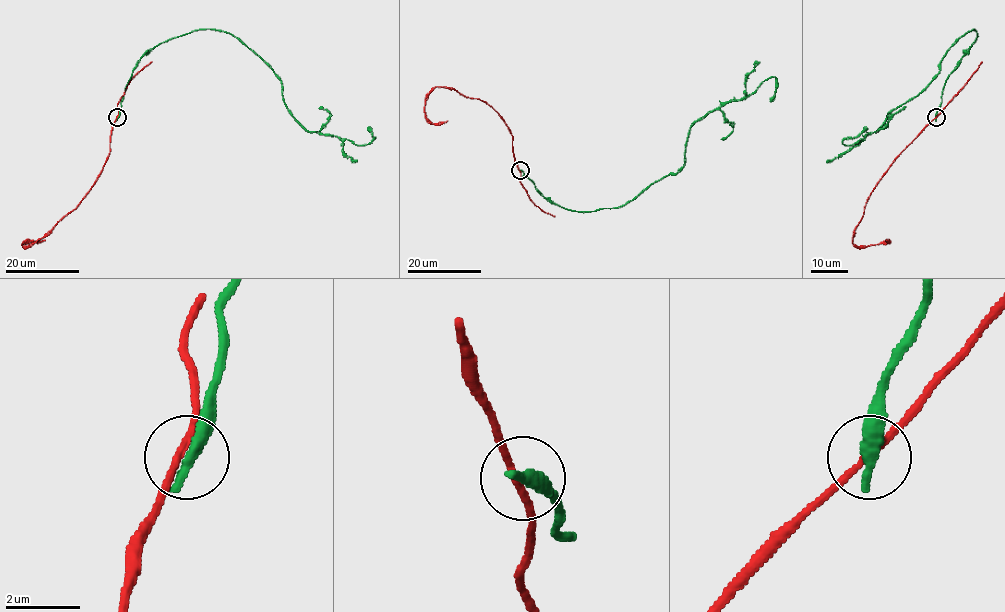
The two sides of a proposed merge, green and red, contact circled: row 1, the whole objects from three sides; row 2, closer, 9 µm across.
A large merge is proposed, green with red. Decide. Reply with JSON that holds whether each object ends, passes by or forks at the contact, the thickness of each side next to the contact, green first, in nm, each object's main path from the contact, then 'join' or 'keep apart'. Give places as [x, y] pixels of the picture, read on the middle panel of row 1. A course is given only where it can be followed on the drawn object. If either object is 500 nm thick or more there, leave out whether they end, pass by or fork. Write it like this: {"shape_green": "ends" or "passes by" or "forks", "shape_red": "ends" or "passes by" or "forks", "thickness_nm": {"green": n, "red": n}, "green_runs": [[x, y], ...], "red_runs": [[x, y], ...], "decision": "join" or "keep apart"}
{"shape_green": "ends", "shape_red": "passes by", "thickness_nm": {"green": 440, "red": 180}, "green_runs": [[520, 170], [565, 209], [616, 208], [683, 166], [689, 128], [710, 111], [774, 77], [771, 102]], "red_runs": [[520, 170], [512, 135], [488, 104], [452, 88], [437, 86], [425, 101], [425, 117], [433, 123], [448, 121]], "decision": "keep apart"}

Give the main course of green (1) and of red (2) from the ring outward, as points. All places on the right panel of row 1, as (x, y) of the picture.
1: (936, 117), (943, 86), (975, 42), (974, 28), (948, 50), (931, 81), (877, 130), (843, 143), (868, 128)
2: (936, 117), (901, 153), (869, 195), (852, 243), (867, 246), (886, 243), (889, 241), (886, 240)

